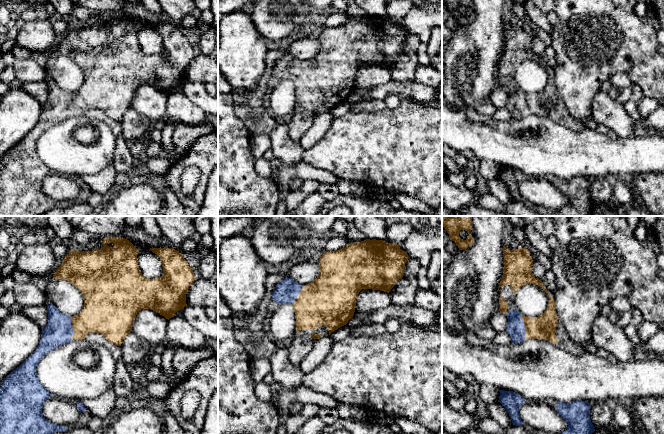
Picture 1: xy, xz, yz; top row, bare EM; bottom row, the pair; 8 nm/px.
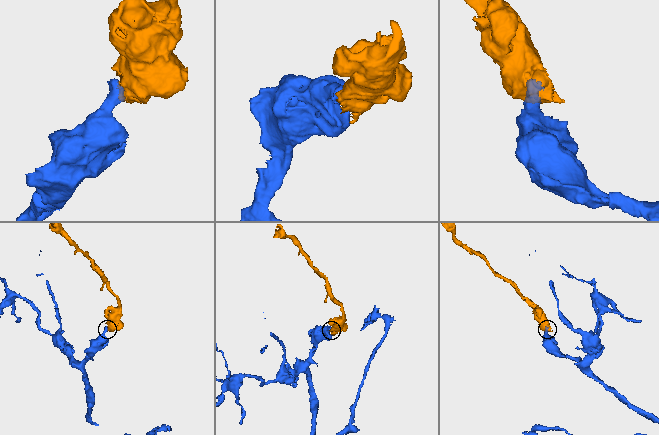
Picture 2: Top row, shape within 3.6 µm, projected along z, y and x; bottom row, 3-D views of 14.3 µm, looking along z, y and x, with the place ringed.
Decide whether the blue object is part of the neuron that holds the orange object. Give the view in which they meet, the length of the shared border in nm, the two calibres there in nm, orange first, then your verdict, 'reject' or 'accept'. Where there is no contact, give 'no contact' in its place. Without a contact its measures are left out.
yz | 220 nm | 190/150 nm | accept

